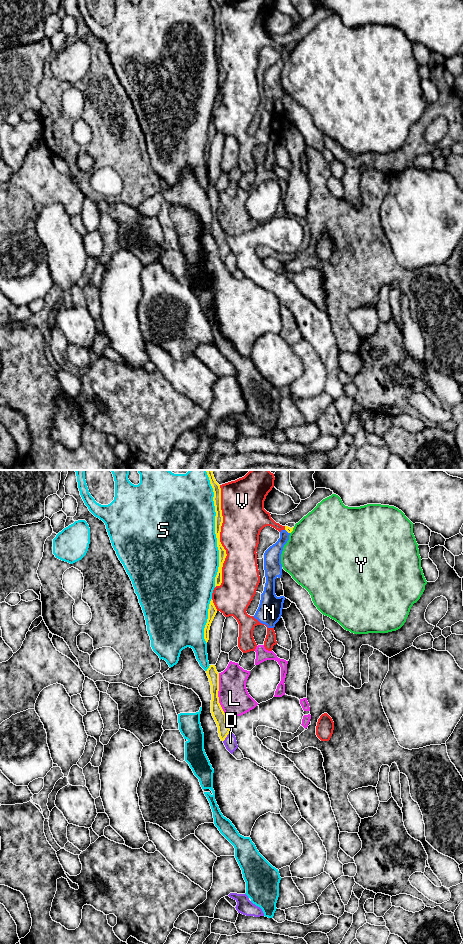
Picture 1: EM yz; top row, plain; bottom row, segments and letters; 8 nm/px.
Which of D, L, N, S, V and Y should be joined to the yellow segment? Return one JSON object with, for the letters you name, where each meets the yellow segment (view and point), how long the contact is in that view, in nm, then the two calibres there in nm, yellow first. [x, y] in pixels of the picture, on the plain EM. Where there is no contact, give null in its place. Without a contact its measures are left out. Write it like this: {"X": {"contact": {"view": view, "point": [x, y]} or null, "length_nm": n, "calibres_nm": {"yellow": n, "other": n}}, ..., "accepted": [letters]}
{"accepted": []}

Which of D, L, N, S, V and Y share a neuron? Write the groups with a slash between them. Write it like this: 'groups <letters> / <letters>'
groups D / L / N V / S / Y

